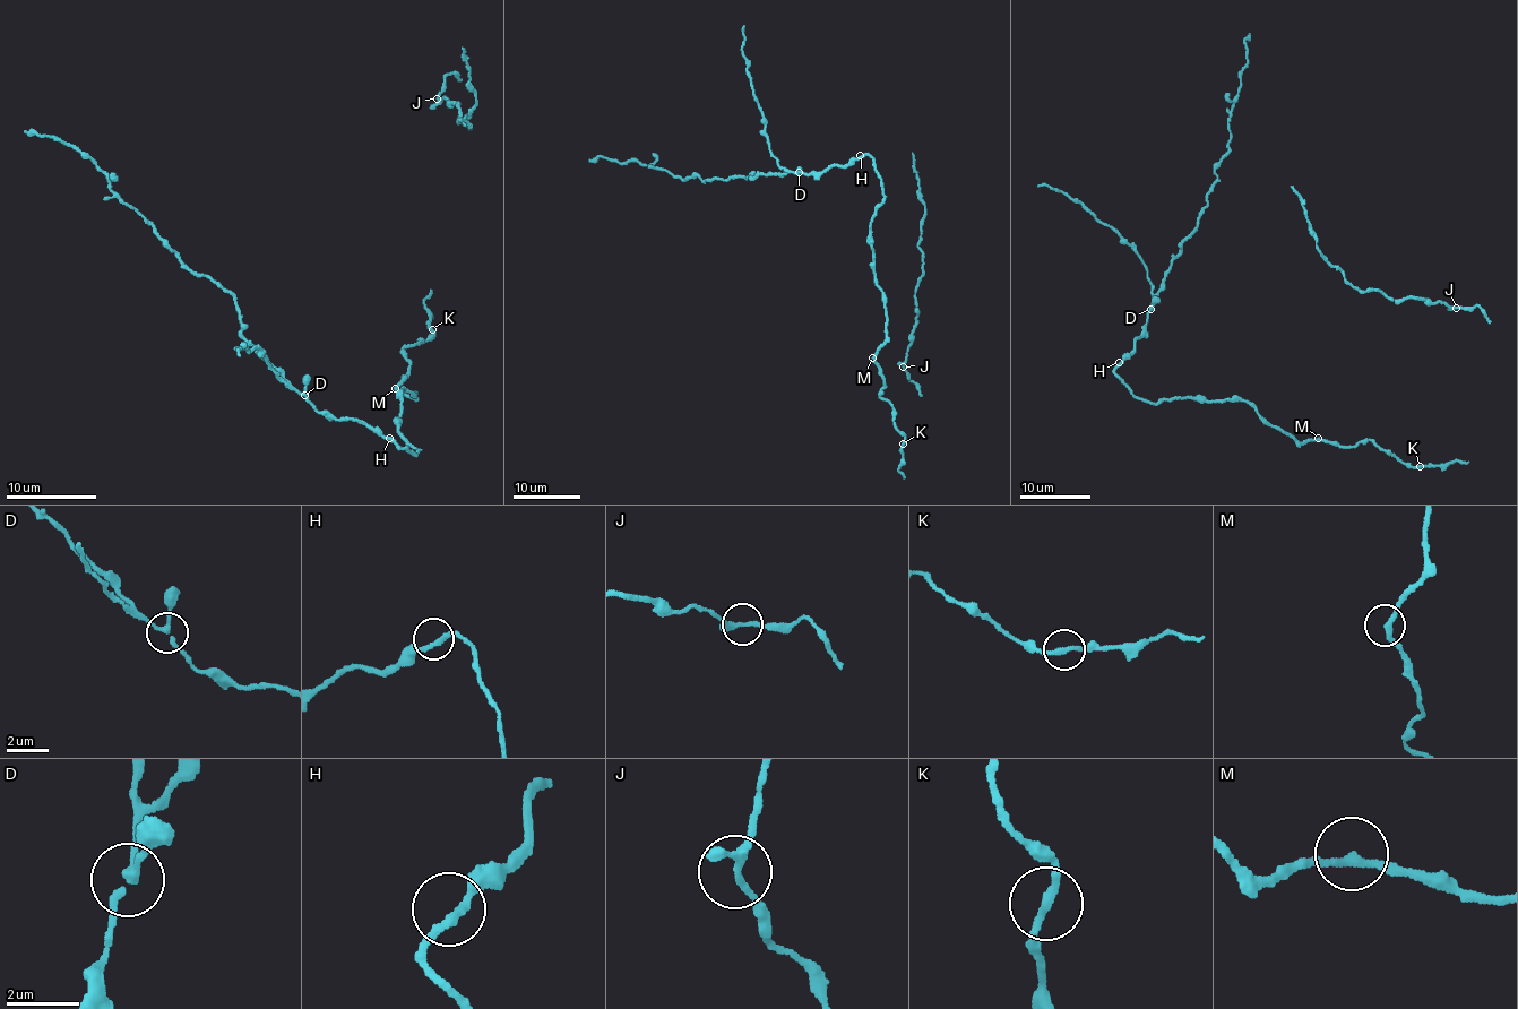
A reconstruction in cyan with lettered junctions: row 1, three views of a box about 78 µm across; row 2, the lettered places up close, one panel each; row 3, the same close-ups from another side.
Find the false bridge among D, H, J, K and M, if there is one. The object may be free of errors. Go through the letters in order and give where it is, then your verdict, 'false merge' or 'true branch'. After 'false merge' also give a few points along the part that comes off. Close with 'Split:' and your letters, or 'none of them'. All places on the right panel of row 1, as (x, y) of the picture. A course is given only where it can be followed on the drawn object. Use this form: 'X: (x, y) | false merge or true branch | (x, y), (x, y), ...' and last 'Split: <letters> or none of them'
D: (1150, 309) | true branch
H: (1119, 362) | true branch
J: (1456, 308) | true branch
K: (1420, 466) | true branch
M: (1318, 438) | true branch
Split: none of them

